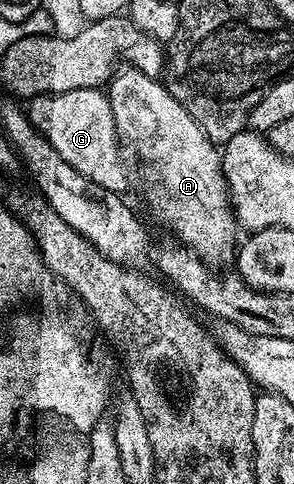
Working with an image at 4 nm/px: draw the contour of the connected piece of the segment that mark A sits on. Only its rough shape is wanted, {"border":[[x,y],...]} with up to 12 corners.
{"border":[[118,68],[120,142],[154,215],[215,263],[237,243],[220,148],[164,82]]}

